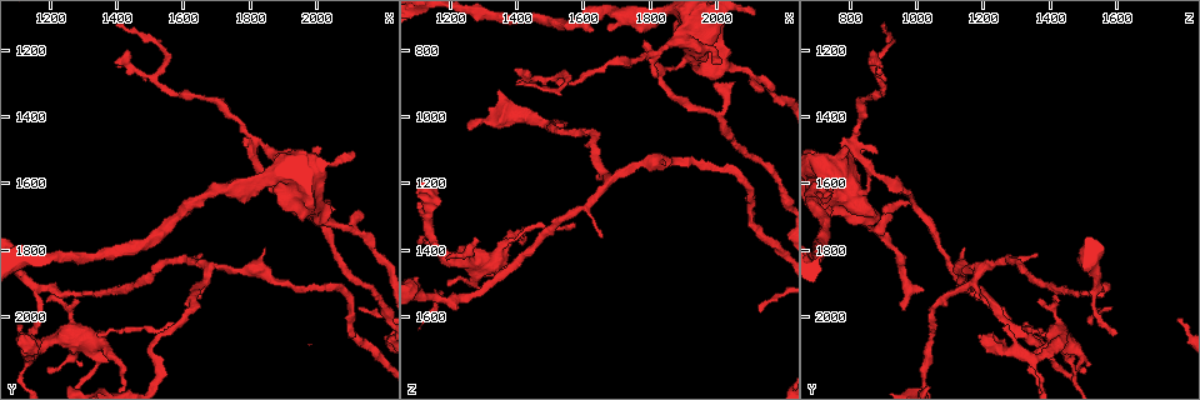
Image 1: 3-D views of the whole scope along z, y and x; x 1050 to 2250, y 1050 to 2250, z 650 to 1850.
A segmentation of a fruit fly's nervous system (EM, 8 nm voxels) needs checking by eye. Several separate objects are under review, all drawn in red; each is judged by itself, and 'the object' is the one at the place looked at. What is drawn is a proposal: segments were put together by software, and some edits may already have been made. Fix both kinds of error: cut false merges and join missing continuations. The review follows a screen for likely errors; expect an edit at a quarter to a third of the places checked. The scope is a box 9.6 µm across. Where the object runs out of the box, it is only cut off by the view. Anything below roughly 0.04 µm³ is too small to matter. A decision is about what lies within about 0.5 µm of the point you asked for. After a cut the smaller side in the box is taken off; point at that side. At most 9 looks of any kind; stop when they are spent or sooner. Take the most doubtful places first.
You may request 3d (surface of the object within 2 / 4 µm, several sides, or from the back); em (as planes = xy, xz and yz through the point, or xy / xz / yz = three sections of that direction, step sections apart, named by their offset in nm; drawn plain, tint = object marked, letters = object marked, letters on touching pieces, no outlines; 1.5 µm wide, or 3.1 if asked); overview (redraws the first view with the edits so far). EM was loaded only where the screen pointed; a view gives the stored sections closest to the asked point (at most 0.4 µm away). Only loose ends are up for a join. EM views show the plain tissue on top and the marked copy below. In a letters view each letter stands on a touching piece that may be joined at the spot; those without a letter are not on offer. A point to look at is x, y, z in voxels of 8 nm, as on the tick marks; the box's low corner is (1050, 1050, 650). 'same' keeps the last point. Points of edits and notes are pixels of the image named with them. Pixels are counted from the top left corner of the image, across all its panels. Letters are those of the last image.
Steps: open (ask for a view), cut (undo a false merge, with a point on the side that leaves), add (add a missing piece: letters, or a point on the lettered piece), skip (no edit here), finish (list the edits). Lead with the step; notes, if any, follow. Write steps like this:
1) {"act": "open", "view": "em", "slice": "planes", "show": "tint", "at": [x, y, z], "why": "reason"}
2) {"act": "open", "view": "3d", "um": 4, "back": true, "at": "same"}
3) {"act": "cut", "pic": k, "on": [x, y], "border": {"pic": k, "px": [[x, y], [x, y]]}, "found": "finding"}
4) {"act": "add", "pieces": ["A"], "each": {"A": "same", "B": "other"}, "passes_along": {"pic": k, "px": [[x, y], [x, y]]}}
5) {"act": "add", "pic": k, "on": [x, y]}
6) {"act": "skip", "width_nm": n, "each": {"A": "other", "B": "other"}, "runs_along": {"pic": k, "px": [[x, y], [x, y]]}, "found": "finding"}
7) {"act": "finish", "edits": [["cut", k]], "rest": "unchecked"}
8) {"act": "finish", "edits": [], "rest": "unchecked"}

{"act": "open", "view": "em", "slice": "xz", "step": 4, "show": "letters", "at": [1130, 2130, 1350], "why": "branch point"}

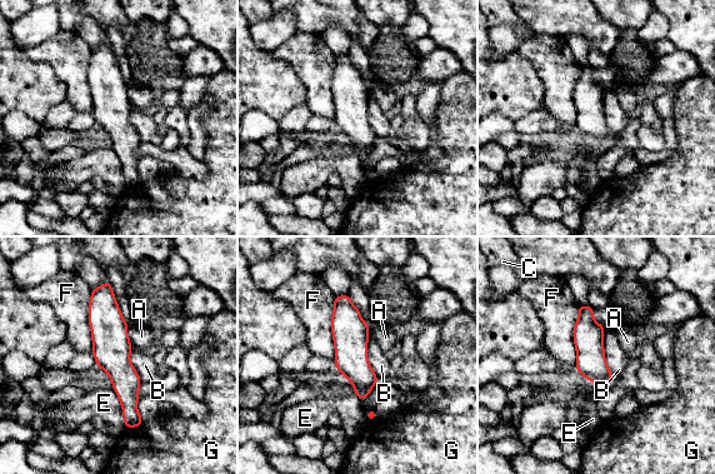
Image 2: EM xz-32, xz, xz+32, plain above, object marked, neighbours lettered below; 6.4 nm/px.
{"act": "skip", "each": {"A": "other", "B": "other", "C": "other", "E": "other", "F": "other", "G": "other"}, "found": "all the same cell"}

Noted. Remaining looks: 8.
{"act": "open", "view": "em", "slice": "planes", "show": "letters", "at": [1280, 1950, 1360], "why": "branch stops here"}

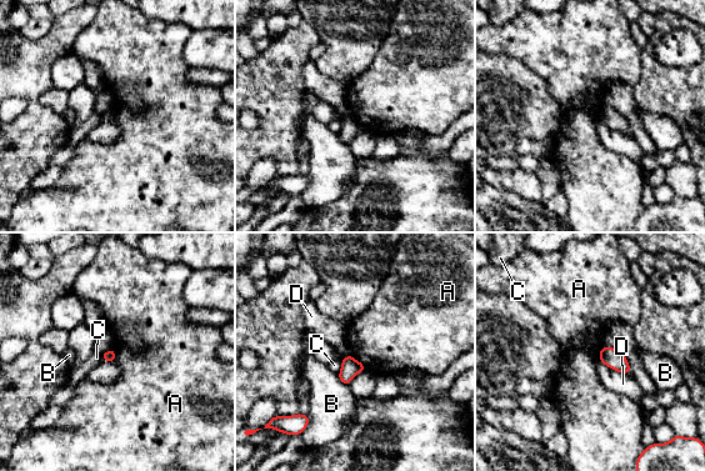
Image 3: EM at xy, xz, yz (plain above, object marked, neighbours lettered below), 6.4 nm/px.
{"act": "skip", "each": {"A": "other", "B": "other", "C": "other", "D": "other"}, "border": {"pic": 3, "px": [[350, 354], [366, 367]]}, "found": "none of them fits"}

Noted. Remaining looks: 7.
{"act": "open", "view": "em", "slice": "planes", "show": "letters", "at": [1500, 2070, 1040], "why": "abrupt turn"}

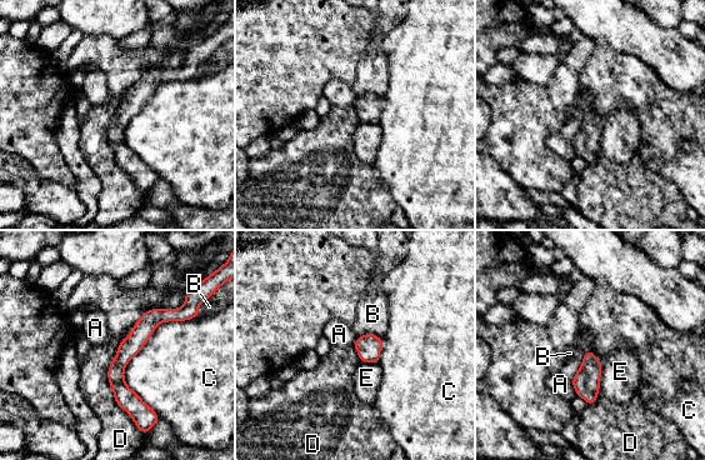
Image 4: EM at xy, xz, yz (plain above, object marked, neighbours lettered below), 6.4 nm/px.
{"act": "skip", "each": {"A": "other", "B": "other", "C": "other", "D": "other", "E": "other"}, "runs_along": {"pic": 4, "px": [[184, 309], [159, 315], [118, 364], [134, 410]]}, "found": "continuous, no second cell"}

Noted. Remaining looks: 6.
{"act": "open", "view": "3d", "um": 4, "back": true, "at": [1150, 2060, 1600], "why": "thin end"}

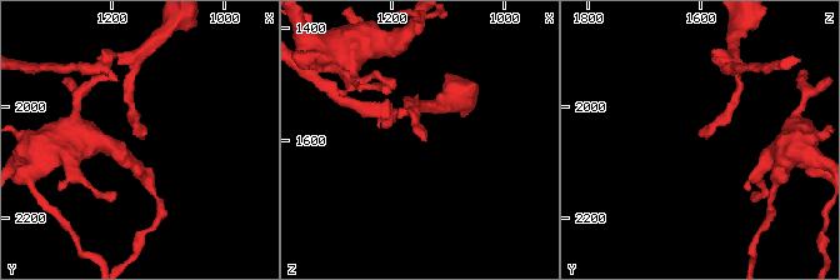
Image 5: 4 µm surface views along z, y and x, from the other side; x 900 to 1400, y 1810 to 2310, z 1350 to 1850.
{"act": "open", "view": "em", "slice": "planes", "show": "letters", "at": [1145, 2050, 1595], "why": "now the EM"}

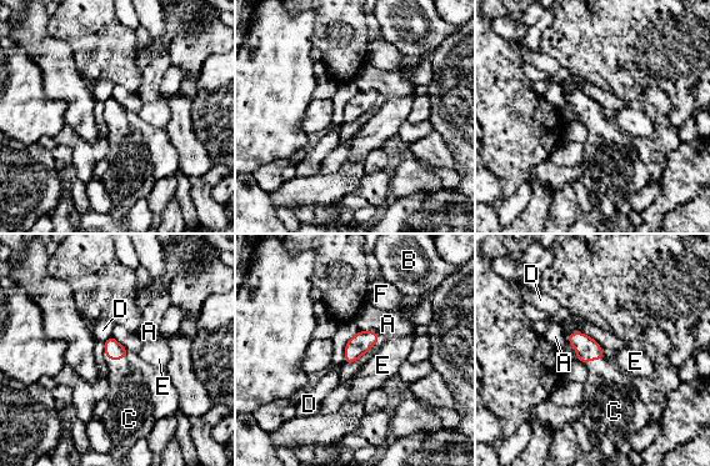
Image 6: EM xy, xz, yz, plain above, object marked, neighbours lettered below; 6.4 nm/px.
{"act": "add", "pic": 6, "on": [128, 394], "width_nm": 120, "each": {"A": "other", "B": "other", "C": "same", "D": "other", "E": "other", "F": "other"}, "passes_along": {"pic": 6, "px": [[114, 350], [116, 359], [128, 394]]}, "found": "it goes on there"}

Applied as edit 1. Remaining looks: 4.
{"act": "finish", "edits": [["add", 6]], "rest": "unchecked"}

